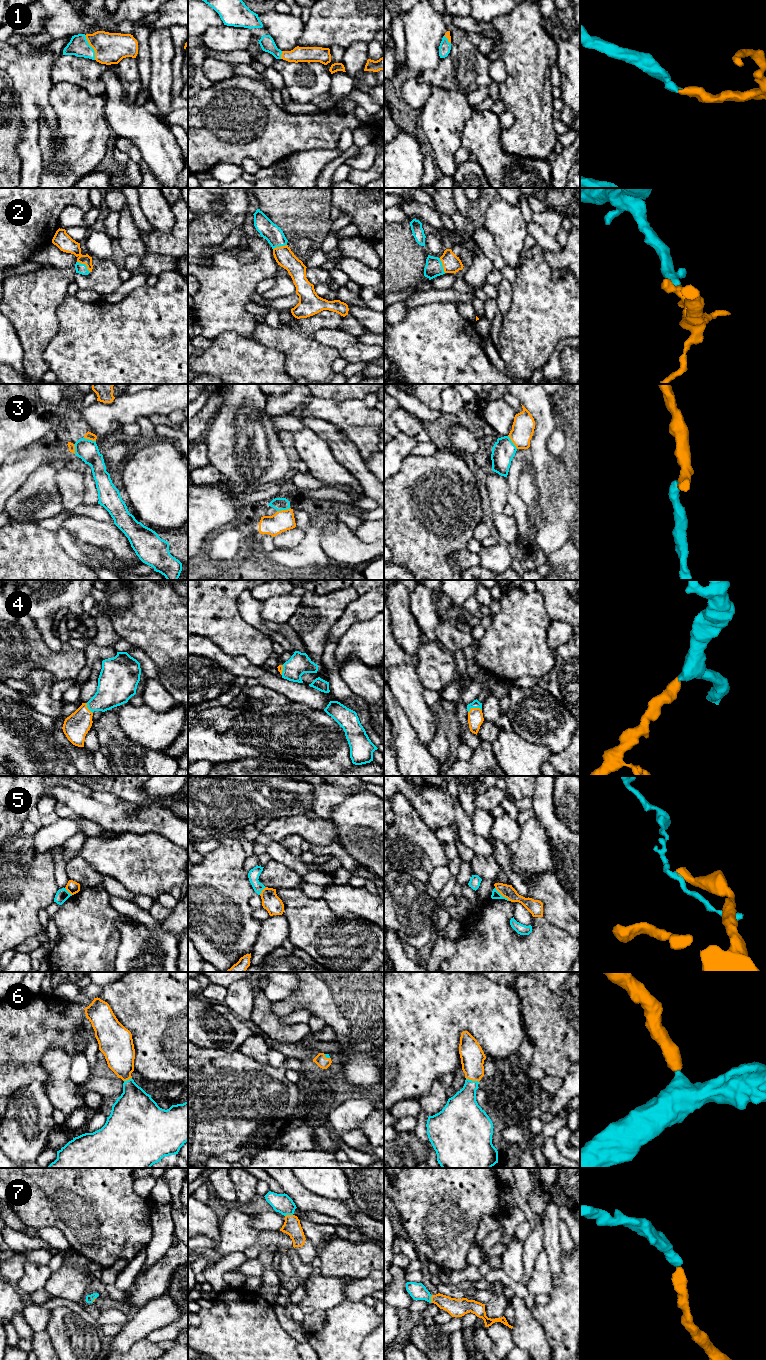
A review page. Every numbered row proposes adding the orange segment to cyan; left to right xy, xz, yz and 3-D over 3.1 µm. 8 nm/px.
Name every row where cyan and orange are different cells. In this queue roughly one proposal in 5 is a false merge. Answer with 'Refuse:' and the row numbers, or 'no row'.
Refuse: 3

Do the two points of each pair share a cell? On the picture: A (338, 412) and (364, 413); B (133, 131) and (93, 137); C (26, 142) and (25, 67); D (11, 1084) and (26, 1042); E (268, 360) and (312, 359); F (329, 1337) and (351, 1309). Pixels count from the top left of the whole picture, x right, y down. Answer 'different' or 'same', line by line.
A: same
B: different
C: same
D: same
E: different
F: same

